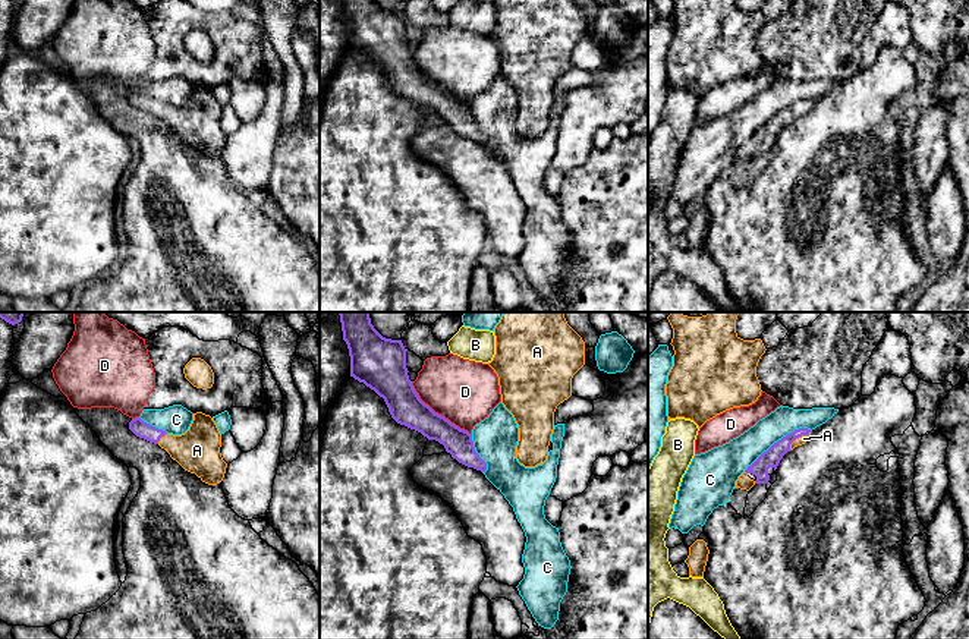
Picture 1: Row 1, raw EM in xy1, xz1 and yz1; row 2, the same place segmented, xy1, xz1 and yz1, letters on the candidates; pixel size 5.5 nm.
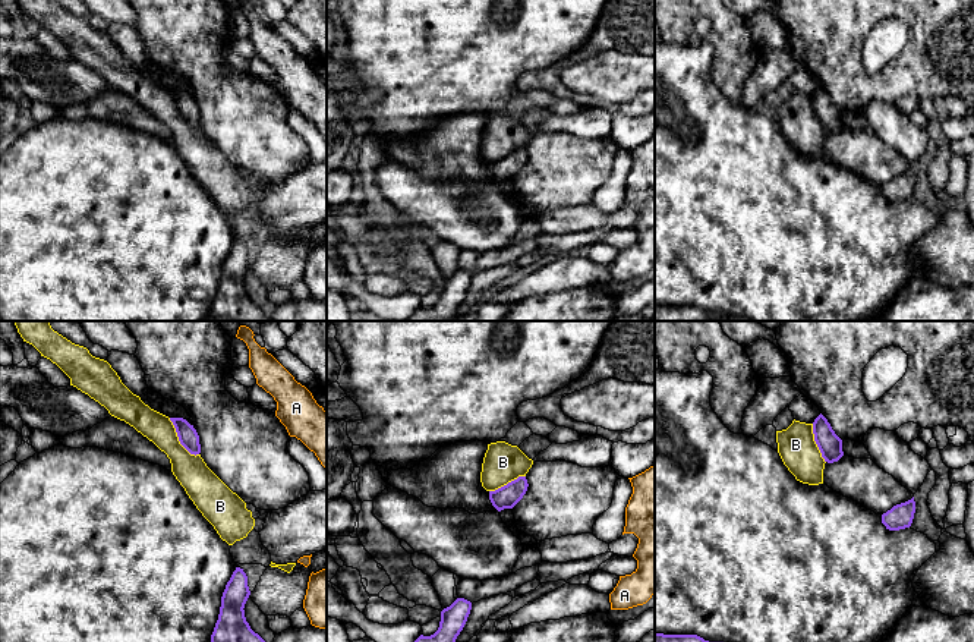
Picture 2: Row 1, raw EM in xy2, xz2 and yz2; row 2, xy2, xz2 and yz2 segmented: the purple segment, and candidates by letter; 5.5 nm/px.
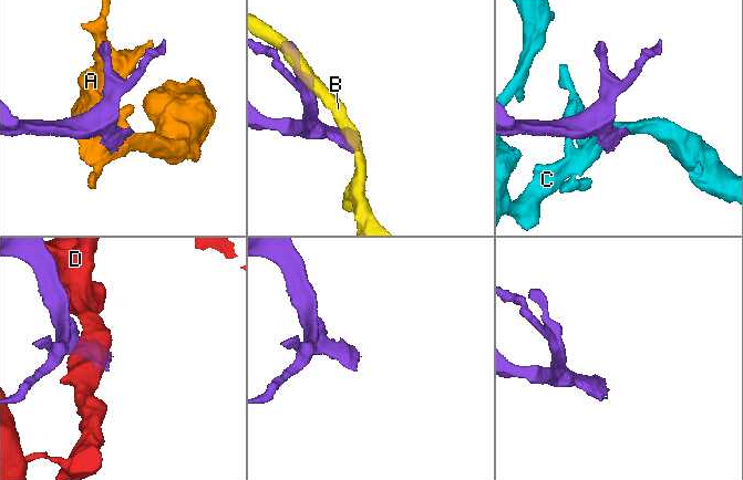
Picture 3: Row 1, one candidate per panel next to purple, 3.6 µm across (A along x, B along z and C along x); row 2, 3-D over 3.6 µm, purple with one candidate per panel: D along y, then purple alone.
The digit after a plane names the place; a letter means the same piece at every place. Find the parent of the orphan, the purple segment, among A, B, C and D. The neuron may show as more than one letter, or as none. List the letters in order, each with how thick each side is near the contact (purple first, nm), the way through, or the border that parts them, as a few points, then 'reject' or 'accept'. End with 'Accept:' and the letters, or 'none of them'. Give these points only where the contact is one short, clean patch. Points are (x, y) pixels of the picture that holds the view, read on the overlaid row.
A: calibres 100 and 50 nm; way yz1 (771, 457), (796, 437), (804, 438); accept
B: calibres 110 and 180 nm; reject
C: calibres 100 and 170 nm; reject
D: calibres 190 and 360 nm; reject
Accept: A

